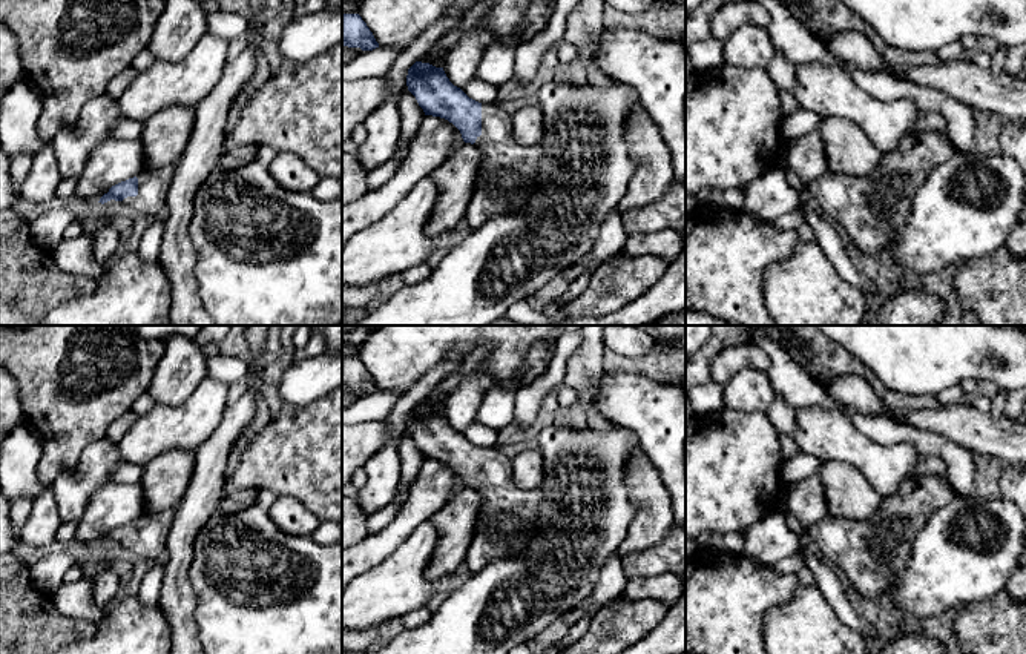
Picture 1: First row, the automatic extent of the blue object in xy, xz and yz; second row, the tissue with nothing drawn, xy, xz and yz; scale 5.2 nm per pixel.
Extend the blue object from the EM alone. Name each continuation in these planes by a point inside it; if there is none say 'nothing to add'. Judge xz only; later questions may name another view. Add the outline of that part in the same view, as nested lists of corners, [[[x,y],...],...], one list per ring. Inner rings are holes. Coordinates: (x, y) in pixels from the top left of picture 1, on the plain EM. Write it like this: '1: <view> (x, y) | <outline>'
1: xz (506, 521) | [[[482,448],[482,479],[474,487],[482,496],[477,524],[465,563],[471,573],[489,562],[506,559],[526,547],[537,533],[537,513],[543,504],[538,488],[525,490],[514,484],[512,465],[497,448]]]

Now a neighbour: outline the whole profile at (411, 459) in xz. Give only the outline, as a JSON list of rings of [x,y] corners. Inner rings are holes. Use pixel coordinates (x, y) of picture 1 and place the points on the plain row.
[[[405,434],[399,442],[399,461],[400,461],[400,482],[393,500],[405,502],[411,484],[420,473],[425,456],[419,450],[416,441]]]

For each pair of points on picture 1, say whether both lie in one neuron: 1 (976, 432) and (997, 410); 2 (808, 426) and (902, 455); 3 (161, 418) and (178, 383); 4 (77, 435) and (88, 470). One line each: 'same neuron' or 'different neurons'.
1: different neurons
2: same neuron
3: different neurons
4: different neurons

